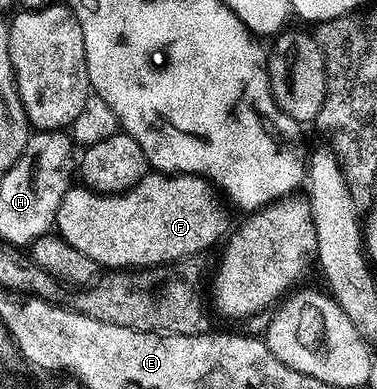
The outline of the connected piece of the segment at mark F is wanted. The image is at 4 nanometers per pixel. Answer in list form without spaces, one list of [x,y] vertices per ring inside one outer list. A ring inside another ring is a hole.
[[[151,170],[130,191],[122,192],[121,195],[100,195],[84,185],[71,186],[71,188],[66,191],[64,201],[61,202],[60,209],[57,211],[55,228],[59,235],[70,243],[72,247],[94,260],[97,266],[106,269],[124,269],[129,267],[128,265],[134,267],[158,267],[161,263],[174,263],[177,259],[186,259],[189,255],[198,255],[201,251],[208,250],[218,238],[221,240],[223,236],[231,230],[232,222],[230,223],[229,217],[226,216],[226,211],[222,208],[221,202],[223,203],[223,200],[220,198],[219,192],[211,180],[204,179],[200,175],[163,173]]]

